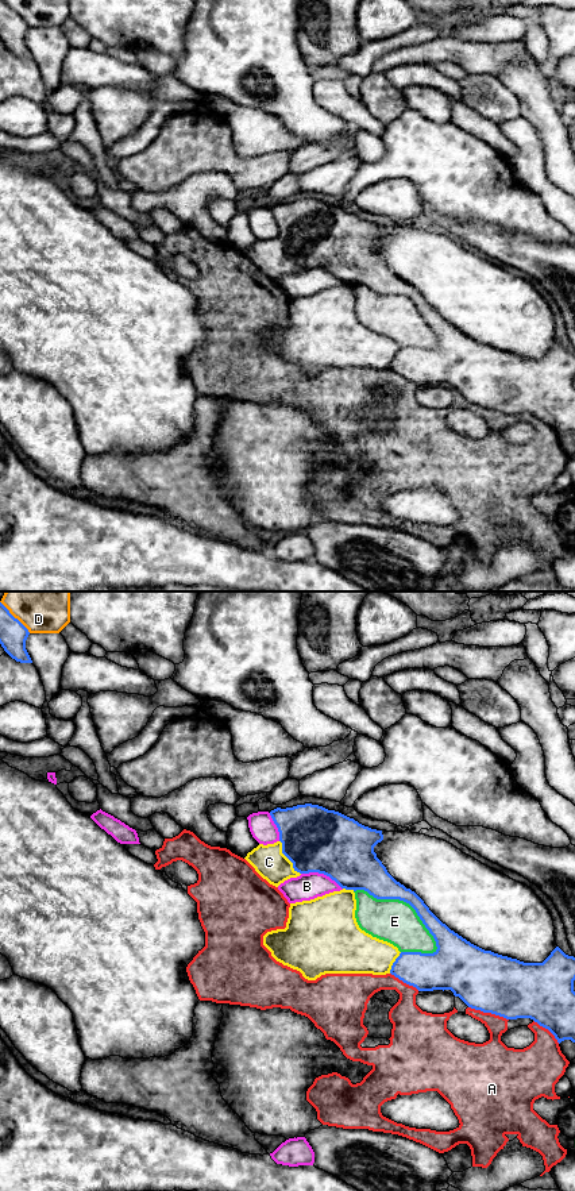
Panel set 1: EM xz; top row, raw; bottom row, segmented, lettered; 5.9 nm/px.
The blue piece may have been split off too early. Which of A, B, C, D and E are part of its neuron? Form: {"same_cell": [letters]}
{"same_cell": ["C"]}

